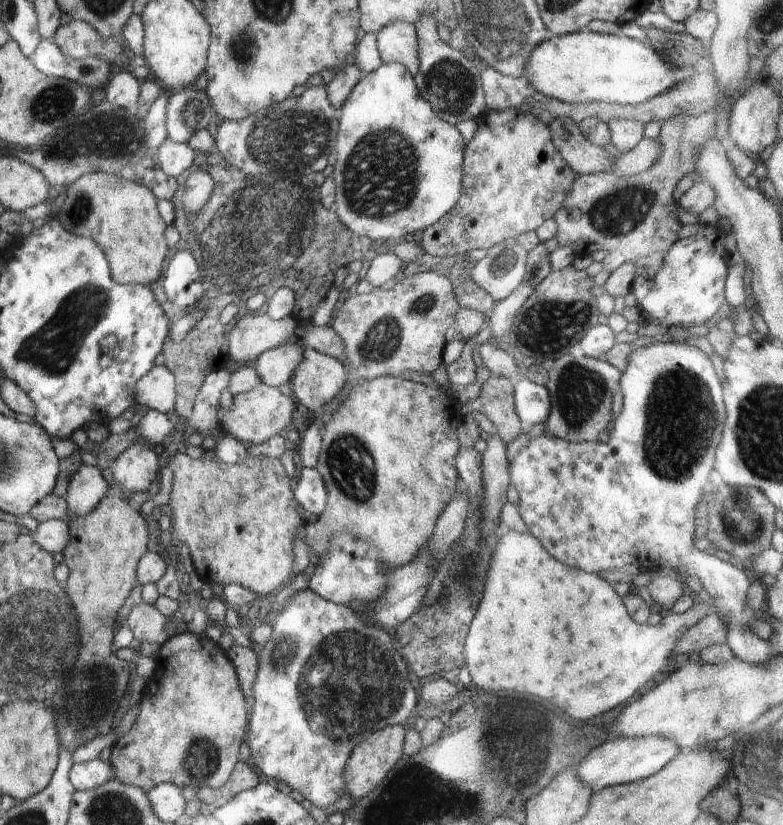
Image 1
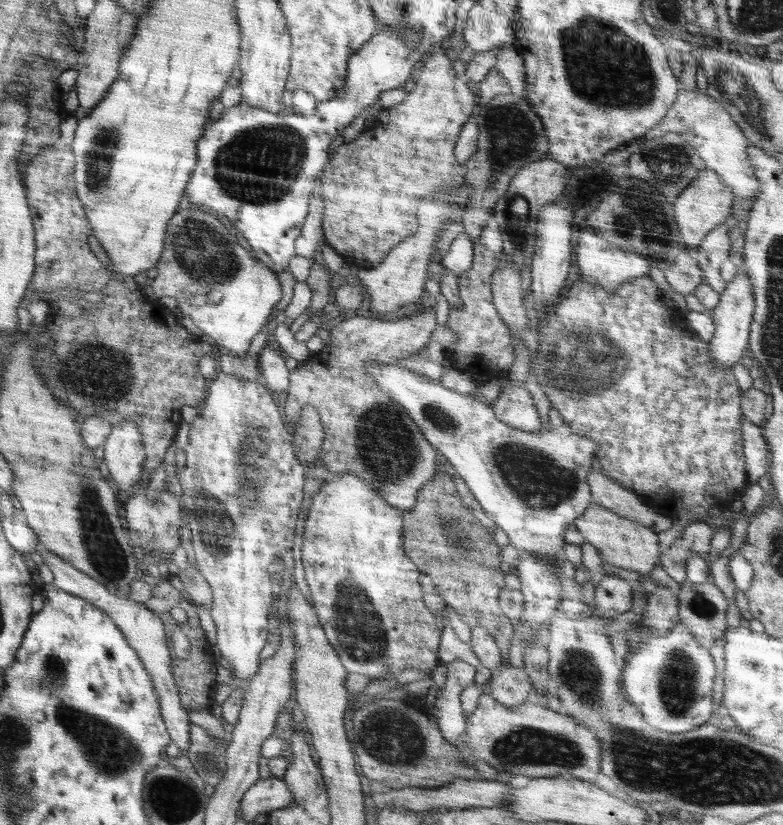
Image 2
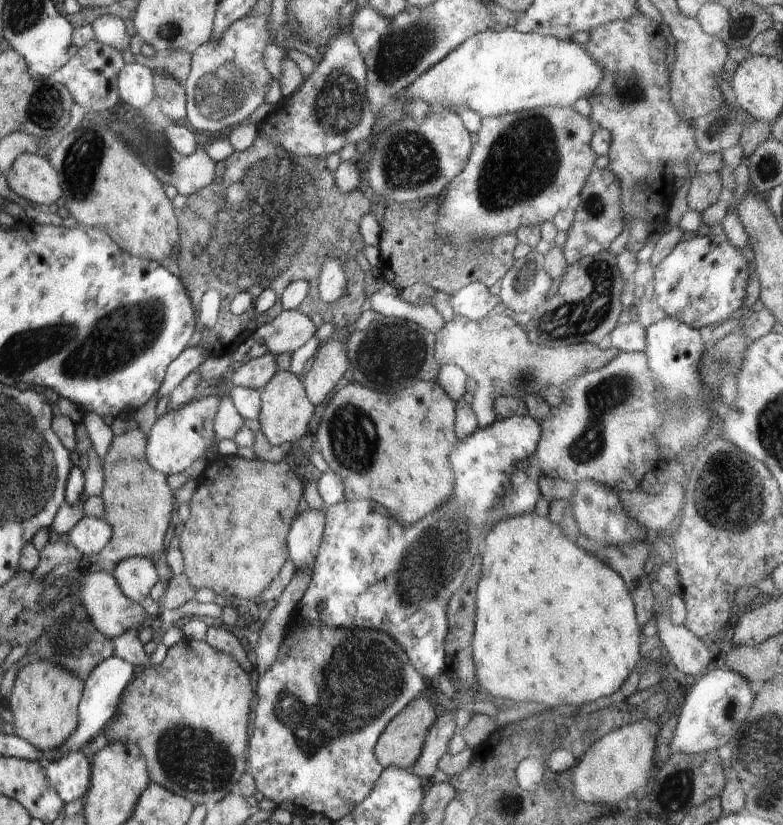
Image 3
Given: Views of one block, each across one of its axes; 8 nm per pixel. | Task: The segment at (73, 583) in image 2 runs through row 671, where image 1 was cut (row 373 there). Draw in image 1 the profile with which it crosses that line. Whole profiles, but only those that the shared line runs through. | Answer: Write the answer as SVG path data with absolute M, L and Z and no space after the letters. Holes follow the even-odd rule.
M156 366L136 382L136 400L149 409L167 413L174 409L175 378L166 366Z

